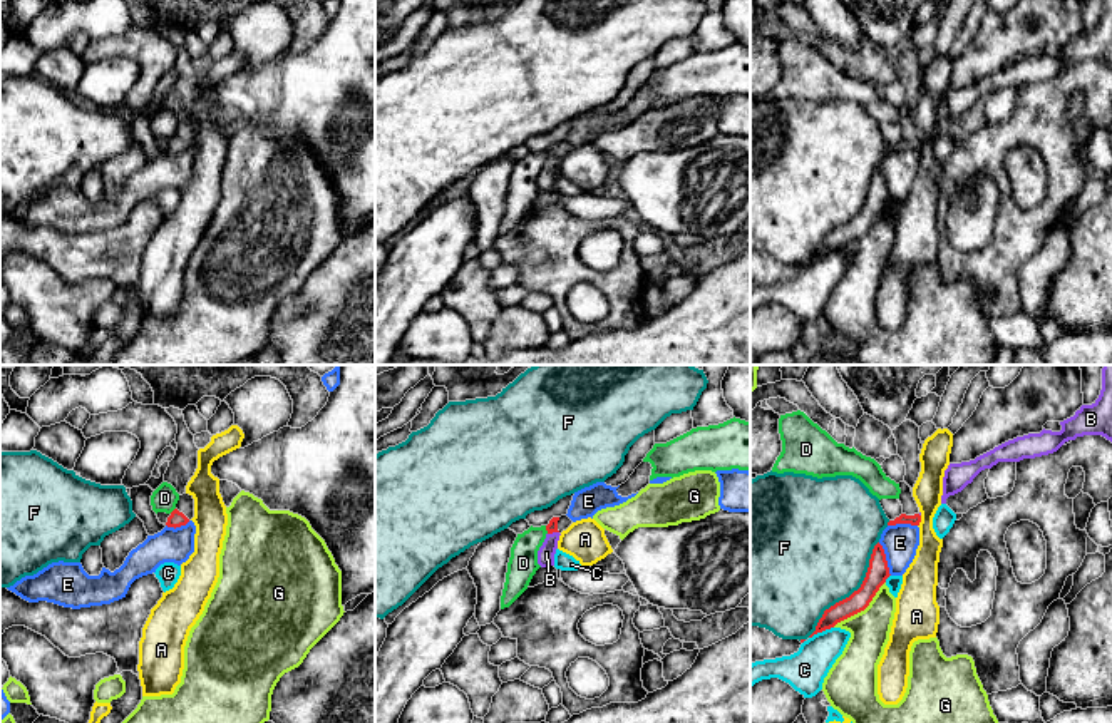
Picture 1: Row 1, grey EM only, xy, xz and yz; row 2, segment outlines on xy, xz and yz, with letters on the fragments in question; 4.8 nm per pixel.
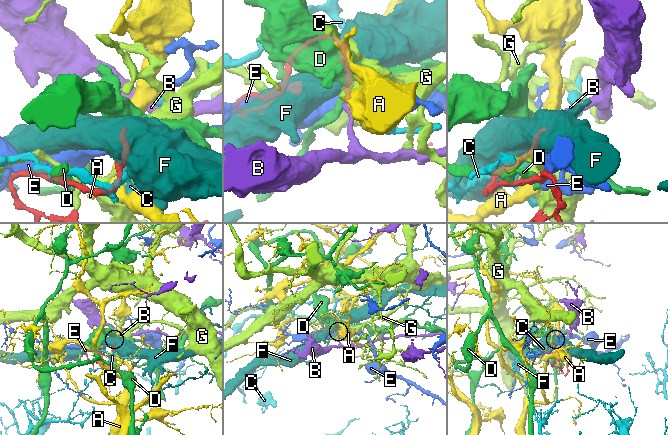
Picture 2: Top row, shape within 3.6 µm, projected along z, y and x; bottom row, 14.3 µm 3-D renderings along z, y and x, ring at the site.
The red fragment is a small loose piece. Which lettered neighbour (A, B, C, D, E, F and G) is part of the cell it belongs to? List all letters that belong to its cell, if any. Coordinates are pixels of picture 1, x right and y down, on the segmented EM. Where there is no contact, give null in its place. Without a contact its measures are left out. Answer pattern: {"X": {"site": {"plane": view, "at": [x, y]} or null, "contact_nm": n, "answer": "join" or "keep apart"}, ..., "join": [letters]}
{"A": {"site": {"plane": "yz", "at": [920, 521]}, "contact_nm": 60, "answer": "keep apart"}, "B": {"site": {"plane": "xz", "at": [553, 531]}, "contact_nm": 60, "answer": "join"}, "C": {"site": {"plane": "yz", "at": [821, 631]}, "contact_nm": 130, "answer": "keep apart"}, "D": {"site": {"plane": "xy", "at": [173, 511]}, "contact_nm": 40, "answer": "keep apart"}, "E": {"site": {"plane": "yz", "at": [885, 559]}, "contact_nm": 170, "answer": "keep apart"}, "F": {"site": {"plane": "yz", "at": [853, 593]}, "contact_nm": 550, "answer": "keep apart"}, "G": {"site": {"plane": "yz", "at": [861, 610]}, "contact_nm": 340, "answer": "keep apart"}, "join": ["B"]}

